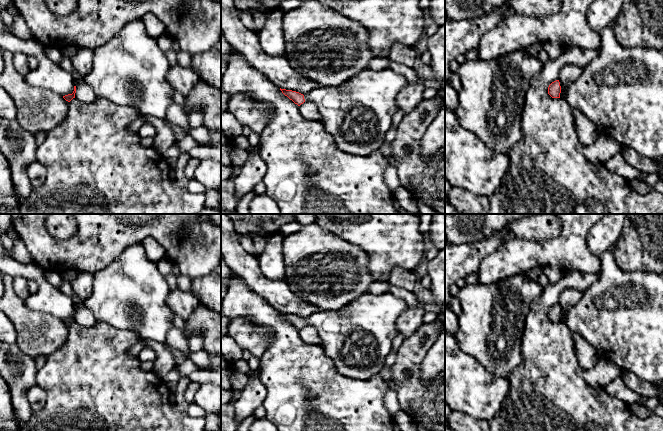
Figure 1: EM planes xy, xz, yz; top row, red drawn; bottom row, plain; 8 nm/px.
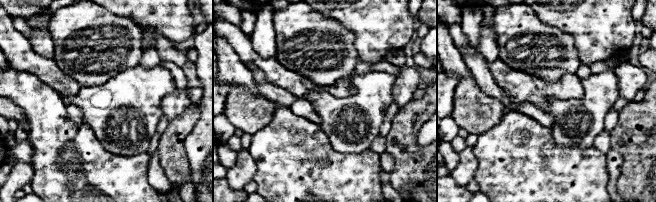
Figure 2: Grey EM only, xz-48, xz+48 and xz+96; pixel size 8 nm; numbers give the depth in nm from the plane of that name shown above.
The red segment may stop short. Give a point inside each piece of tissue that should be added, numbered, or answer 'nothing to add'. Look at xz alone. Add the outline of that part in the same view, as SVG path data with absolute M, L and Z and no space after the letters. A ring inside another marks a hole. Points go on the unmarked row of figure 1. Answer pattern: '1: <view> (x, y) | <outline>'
1: xz (357, 337) | M389 292L379 295L362 293L338 310L321 310L304 319L305 326L317 330L320 346L337 371L350 379L368 380L380 374L392 341L398 334L397 320L407 309L406 302Z

